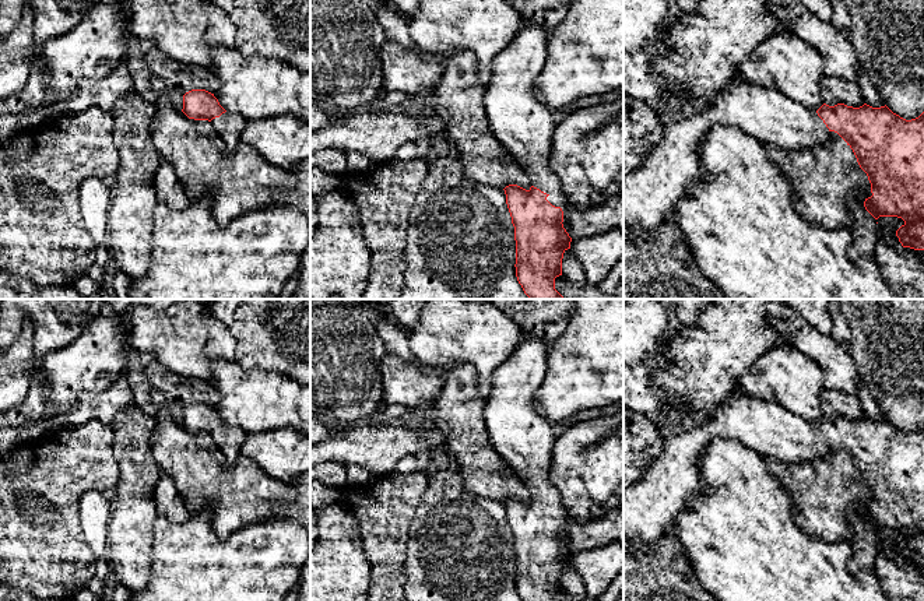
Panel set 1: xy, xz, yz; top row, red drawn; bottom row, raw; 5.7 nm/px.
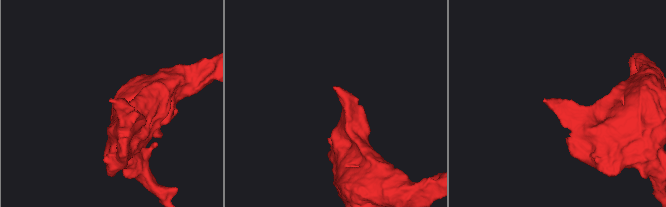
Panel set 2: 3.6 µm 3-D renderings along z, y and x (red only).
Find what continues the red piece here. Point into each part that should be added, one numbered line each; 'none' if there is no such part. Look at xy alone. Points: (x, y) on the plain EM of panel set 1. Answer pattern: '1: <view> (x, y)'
1: xy (229, 439)

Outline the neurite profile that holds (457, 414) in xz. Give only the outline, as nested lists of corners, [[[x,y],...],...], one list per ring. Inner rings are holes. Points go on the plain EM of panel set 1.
[[[454,363],[442,370],[443,386],[431,412],[429,423],[446,439],[446,453],[450,456],[452,467],[463,478],[465,491],[498,502],[517,498],[530,503],[531,496],[513,468],[498,454],[489,439],[484,408],[486,398],[481,396],[478,373],[468,363]]]

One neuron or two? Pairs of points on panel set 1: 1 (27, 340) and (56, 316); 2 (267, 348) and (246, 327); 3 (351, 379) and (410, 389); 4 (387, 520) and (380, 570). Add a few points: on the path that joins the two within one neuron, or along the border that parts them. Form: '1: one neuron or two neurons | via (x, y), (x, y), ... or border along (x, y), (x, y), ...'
1: two neurons | border along (27, 319), (32, 326), (34, 368)
2: one neuron | via (262, 343), (252, 333)
3: two neurons | border along (386, 352), (380, 361), (383, 406)
4: one neuron | via (385, 533), (385, 558)

